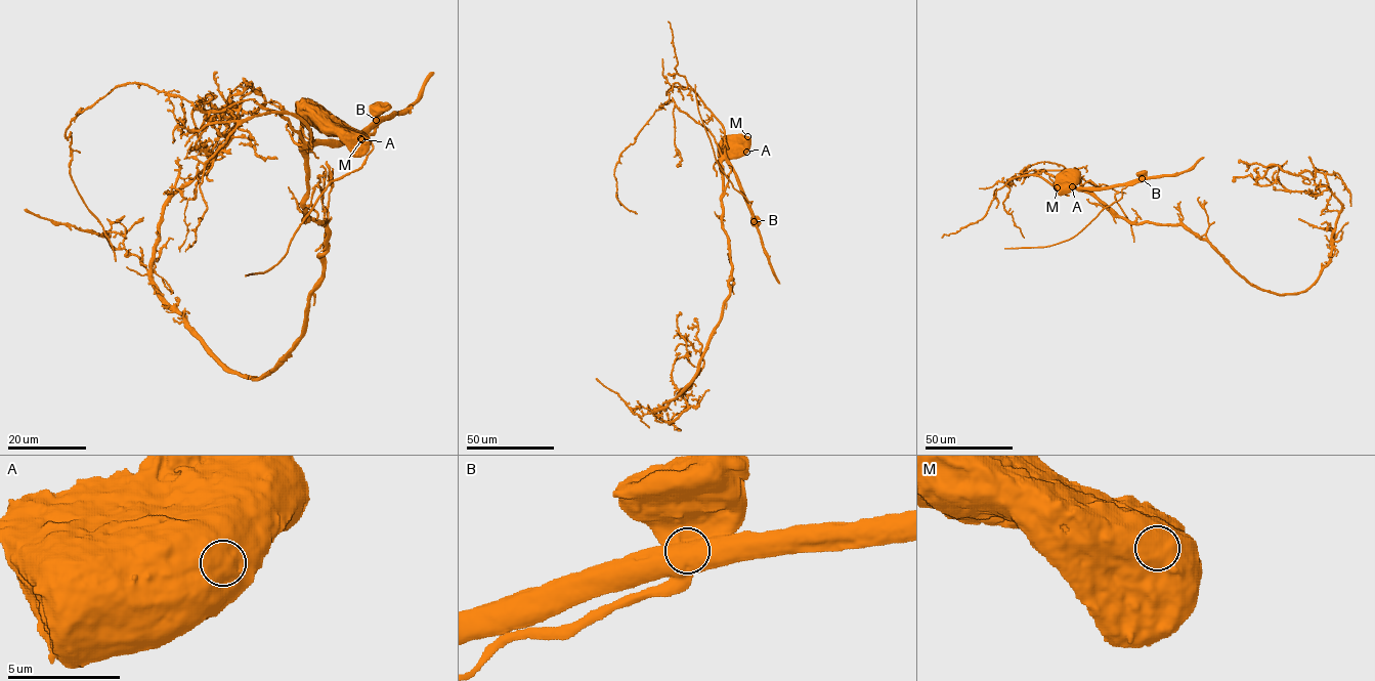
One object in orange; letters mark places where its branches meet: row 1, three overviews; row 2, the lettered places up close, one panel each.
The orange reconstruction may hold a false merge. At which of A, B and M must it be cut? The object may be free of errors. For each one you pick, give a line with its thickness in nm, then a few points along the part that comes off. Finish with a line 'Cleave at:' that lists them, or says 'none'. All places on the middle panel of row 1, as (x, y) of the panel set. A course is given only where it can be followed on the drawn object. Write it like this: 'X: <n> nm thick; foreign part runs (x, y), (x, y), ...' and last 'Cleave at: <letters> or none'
B: 1200 nm thick; foreign part runs (754, 221), (752, 201), (733, 187), (714, 153), (698, 110), (694, 84)
Cleave at: B

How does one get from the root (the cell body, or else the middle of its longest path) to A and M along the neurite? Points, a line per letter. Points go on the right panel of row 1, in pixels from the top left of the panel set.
A: (1141, 174), (1139, 178), (1113, 186), (1079, 189), (1078, 178), (1072, 186)
M: (1141, 174), (1139, 178), (1111, 186), (1079, 189), (1078, 178), (1070, 184), (1057, 187)

